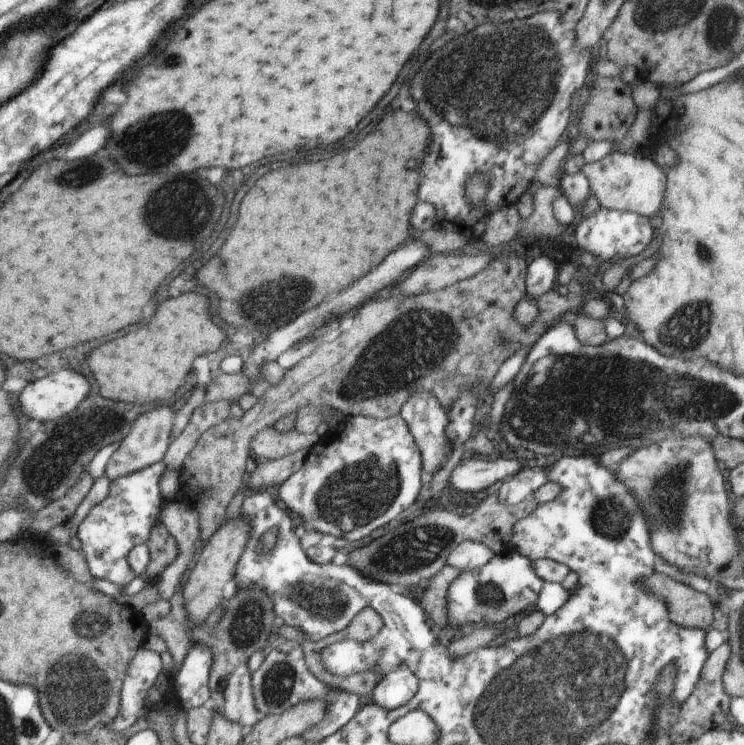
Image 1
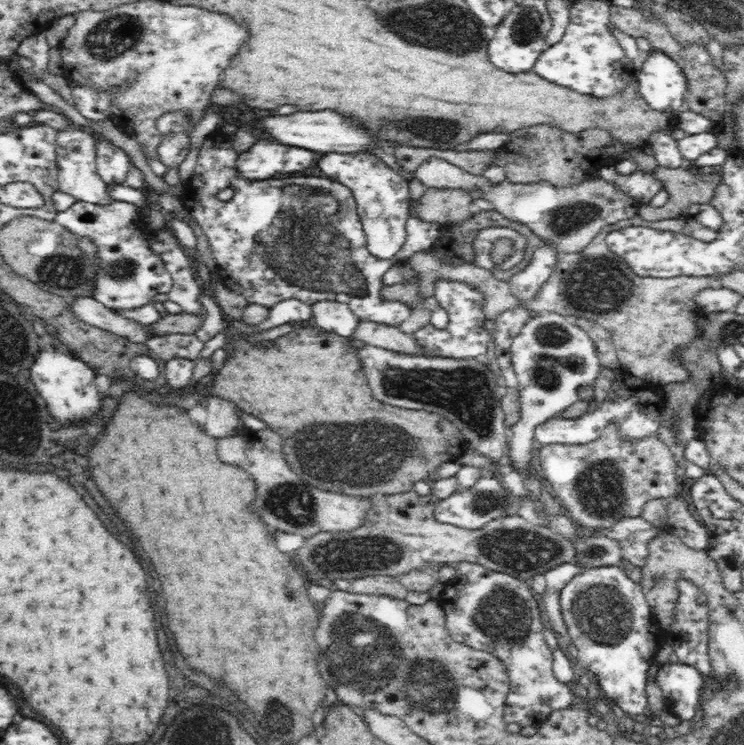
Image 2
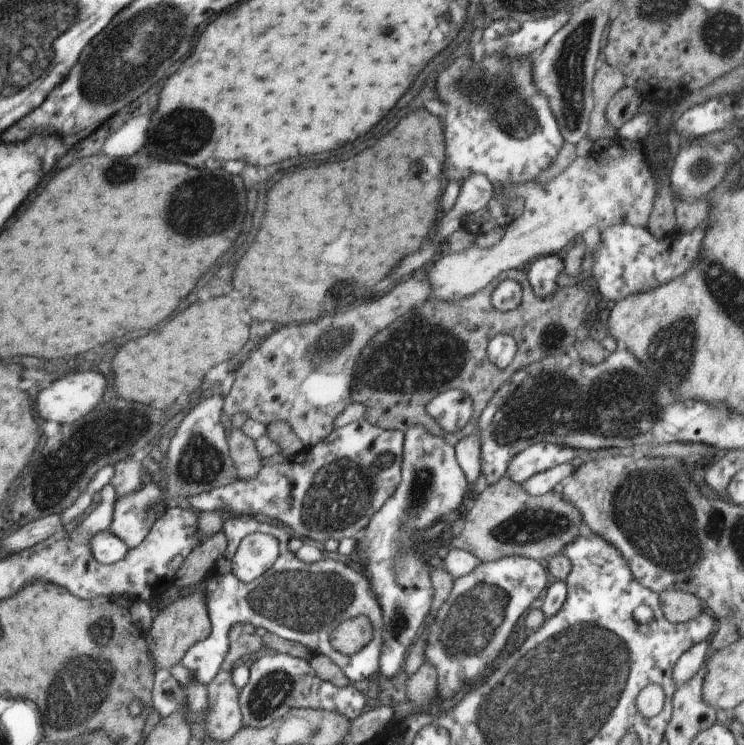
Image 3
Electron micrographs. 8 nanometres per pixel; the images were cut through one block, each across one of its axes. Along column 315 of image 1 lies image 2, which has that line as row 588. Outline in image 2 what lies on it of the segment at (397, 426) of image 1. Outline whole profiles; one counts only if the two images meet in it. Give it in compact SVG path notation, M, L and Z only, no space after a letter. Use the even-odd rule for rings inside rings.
M470 562L455 563L456 577L445 583L442 595L437 599L446 615L446 631L456 642L478 652L490 652L504 662L509 678L509 691L505 697L503 717L507 723L515 722L521 727L538 726L555 710L573 706L576 700L572 688L552 675L552 654L544 639L544 624L540 617L541 602L535 598L529 583L521 578L484 568Z

